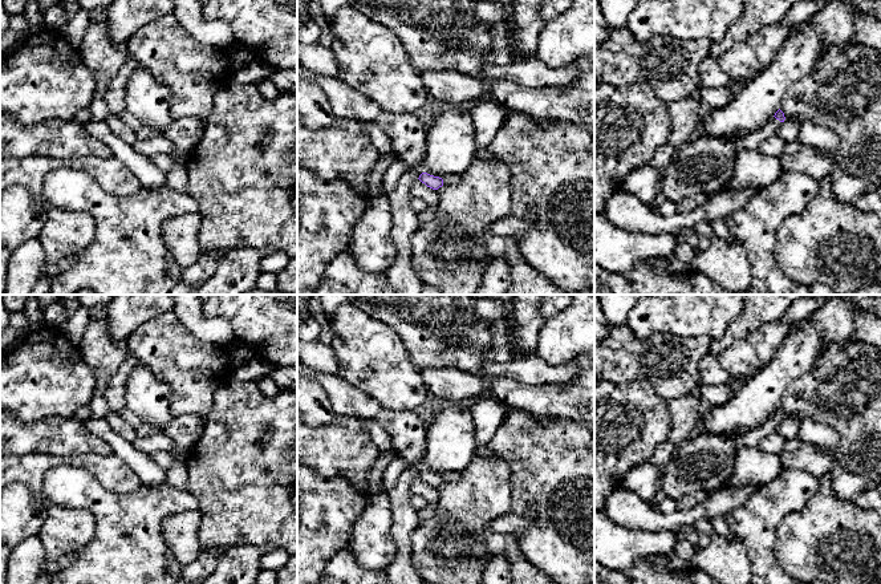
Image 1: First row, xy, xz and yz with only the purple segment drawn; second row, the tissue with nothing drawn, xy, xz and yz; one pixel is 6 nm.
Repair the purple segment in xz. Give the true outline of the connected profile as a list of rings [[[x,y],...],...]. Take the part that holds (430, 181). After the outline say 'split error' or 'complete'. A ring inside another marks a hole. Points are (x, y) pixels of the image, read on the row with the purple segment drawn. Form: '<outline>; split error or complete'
[[[422,173],[418,179],[433,190],[438,190],[439,187],[443,186],[442,178],[430,175],[427,173]]]; complete

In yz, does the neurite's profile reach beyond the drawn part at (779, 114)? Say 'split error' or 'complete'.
split error

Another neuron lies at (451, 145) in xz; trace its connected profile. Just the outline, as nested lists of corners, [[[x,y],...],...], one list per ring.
[[[452,106],[435,108],[429,119],[426,173],[439,178],[462,175],[478,151],[471,113]]]

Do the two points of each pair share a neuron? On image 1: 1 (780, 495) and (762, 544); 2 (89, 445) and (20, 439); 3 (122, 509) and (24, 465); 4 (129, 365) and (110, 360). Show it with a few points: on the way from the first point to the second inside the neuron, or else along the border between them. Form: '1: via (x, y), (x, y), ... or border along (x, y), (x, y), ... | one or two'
1: via (770, 507), (762, 515), (762, 532) | one
2: via (72, 439), (37, 439) | one
3: border along (76, 466), (51, 467), (36, 491) | two
4: border along (129, 351), (105, 389) | two

